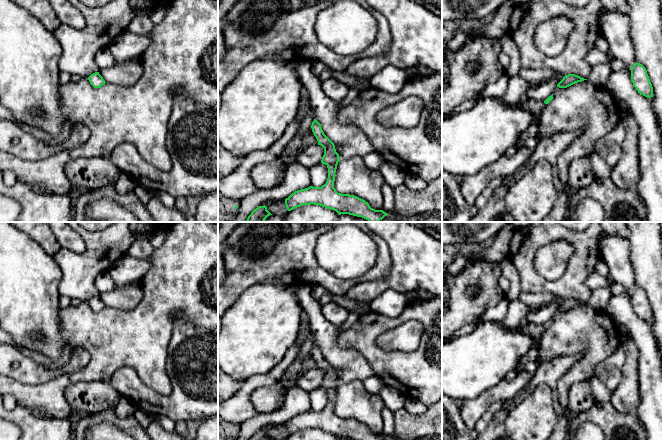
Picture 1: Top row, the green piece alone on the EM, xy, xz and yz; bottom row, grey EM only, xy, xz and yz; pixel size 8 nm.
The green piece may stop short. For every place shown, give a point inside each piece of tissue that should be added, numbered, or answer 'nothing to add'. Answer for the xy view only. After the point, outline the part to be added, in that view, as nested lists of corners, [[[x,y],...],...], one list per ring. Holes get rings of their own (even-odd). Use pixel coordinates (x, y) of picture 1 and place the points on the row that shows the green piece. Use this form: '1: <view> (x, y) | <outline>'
nothing to add

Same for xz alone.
nothing to add

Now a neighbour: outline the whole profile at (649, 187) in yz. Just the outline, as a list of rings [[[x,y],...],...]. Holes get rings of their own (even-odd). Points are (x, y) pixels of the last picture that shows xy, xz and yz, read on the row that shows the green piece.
[[[629,70],[611,72],[606,88],[629,106],[639,125],[636,192],[646,205],[648,222],[662,222],[662,136],[653,101],[635,89]]]

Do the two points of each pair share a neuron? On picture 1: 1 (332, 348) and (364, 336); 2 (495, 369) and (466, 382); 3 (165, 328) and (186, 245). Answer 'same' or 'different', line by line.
1: different
2: same
3: same

